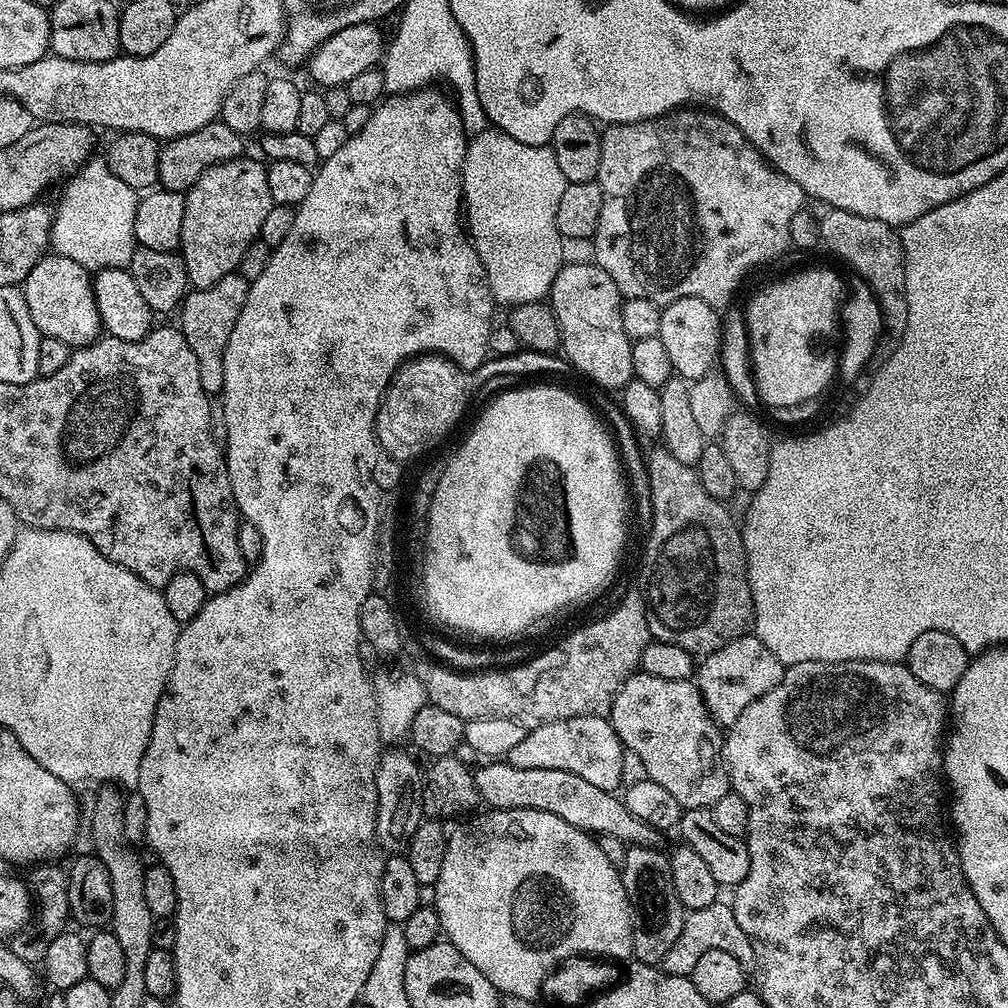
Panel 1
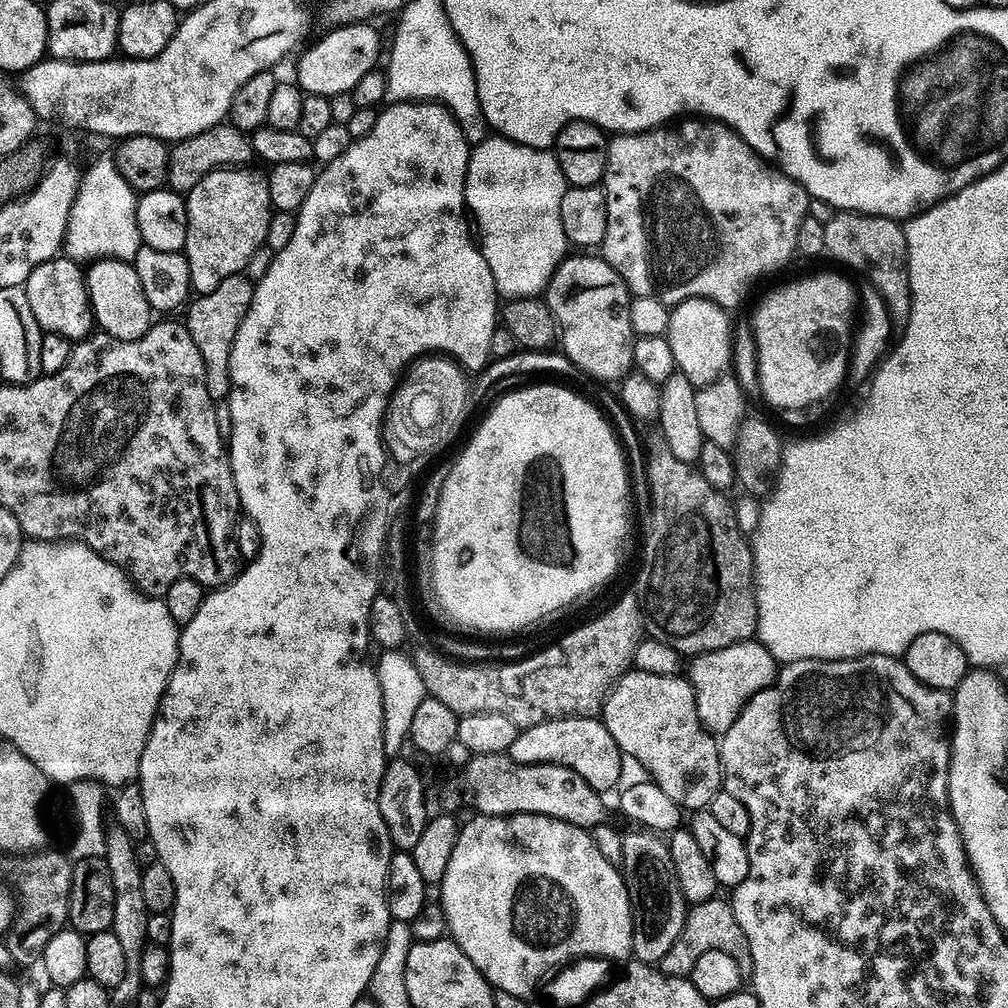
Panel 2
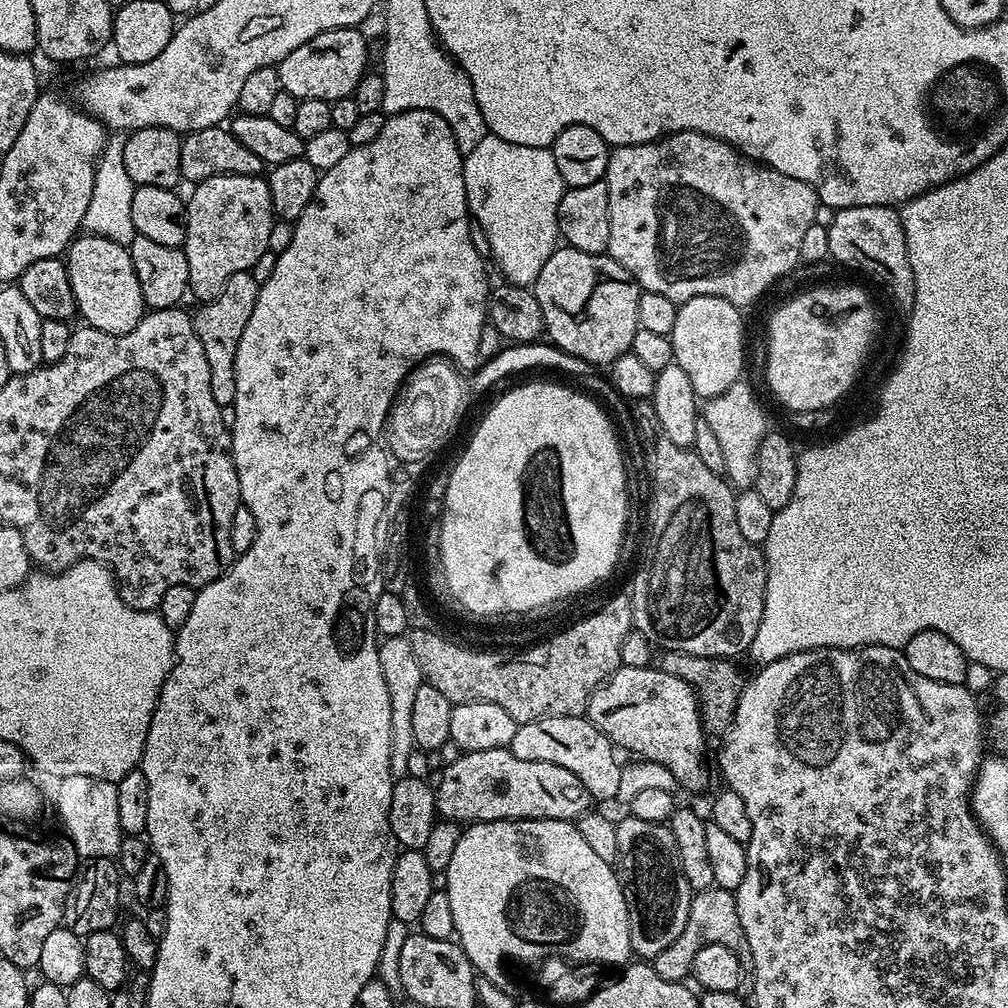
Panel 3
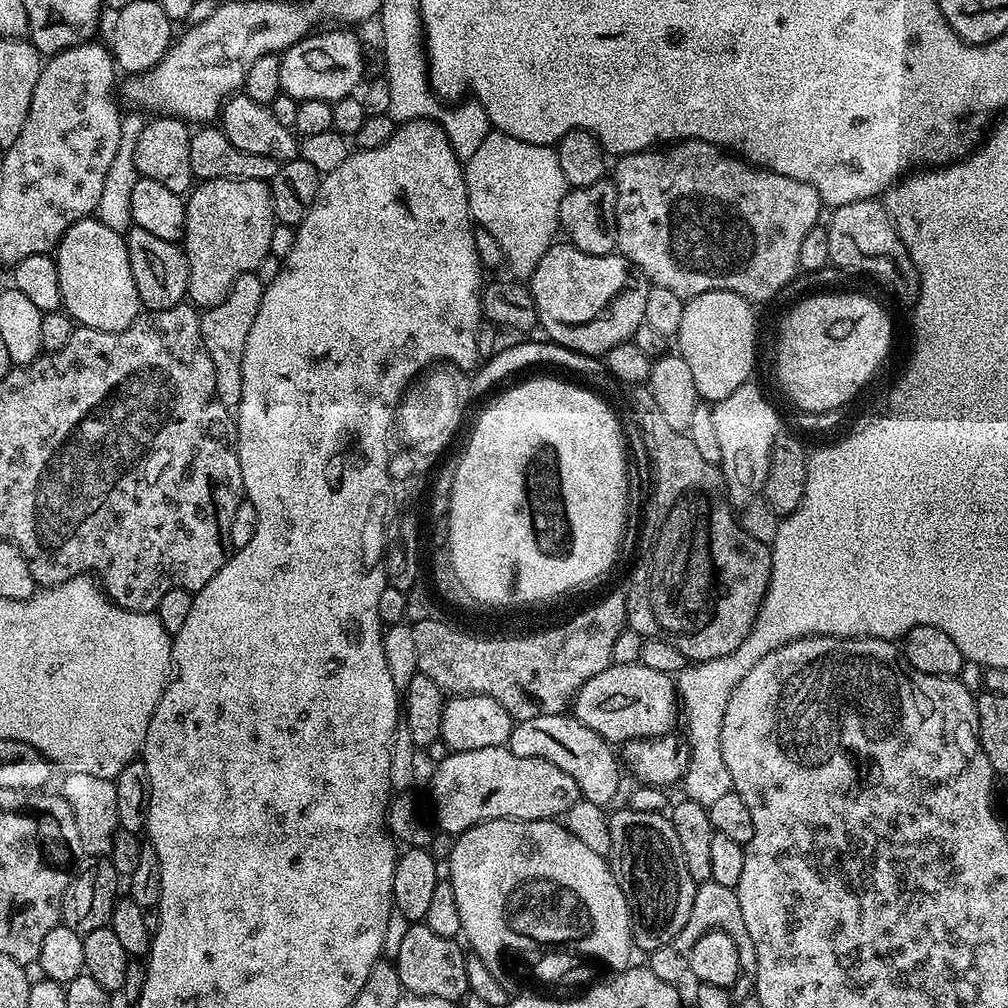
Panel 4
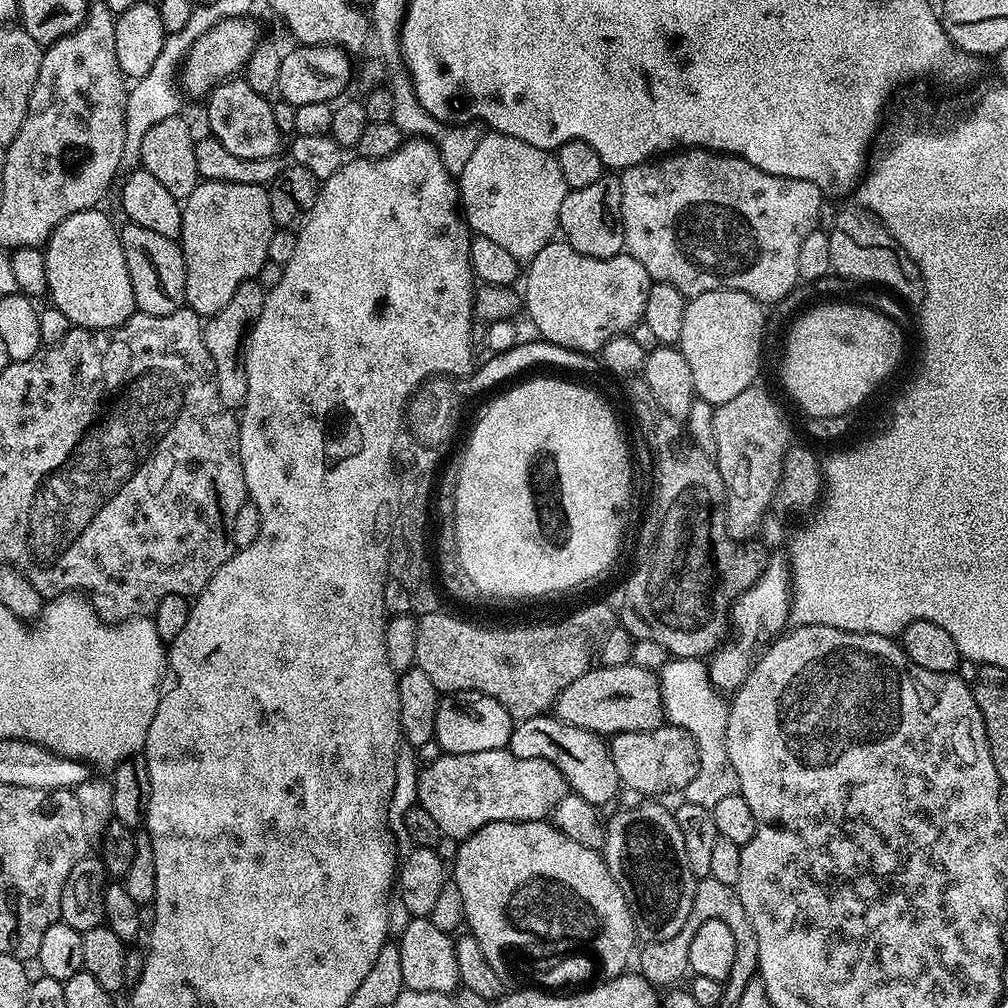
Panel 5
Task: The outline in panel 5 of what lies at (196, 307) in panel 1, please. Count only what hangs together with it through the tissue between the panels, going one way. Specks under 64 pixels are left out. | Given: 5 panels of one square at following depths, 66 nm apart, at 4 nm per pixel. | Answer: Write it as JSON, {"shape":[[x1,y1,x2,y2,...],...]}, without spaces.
{"shape":[[247,280,245,284,238,286,238,290,234,290,234,298,230,298,230,302,226,302,226,306,218,310,218,314,203,321,206,350,210,350,210,358,214,358,218,398,222,398,225,406,233,410,243,409,246,402,248,383,242,367,242,345,252,325,262,314,265,295,264,287,259,282]]}

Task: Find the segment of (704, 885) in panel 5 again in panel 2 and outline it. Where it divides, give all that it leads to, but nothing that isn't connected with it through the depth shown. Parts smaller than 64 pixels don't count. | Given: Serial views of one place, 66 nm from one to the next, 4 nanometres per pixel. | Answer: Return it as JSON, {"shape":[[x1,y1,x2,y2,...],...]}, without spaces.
{"shape":[[713,898,694,904,689,907,688,915,684,918,684,925,674,938,674,946,662,954,659,969,665,976,691,977,694,970,694,962,702,958,710,950,722,950,722,954,730,954,734,962,738,962,741,981,748,982,752,979,752,959,750,958,750,946,746,942,746,934,742,934,742,926,738,926,738,918,734,918,734,910,727,899]]}

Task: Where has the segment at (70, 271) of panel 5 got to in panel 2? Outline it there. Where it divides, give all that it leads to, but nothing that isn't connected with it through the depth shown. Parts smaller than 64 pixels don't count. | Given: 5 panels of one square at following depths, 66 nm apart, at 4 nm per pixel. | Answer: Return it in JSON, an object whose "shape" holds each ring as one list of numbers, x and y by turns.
{"shape":[[93,259,87,265,84,285,88,288,88,301,92,307,95,327,108,336,119,340,133,340,154,322,154,313,150,302,146,302,142,282,138,282,135,267,129,261]]}

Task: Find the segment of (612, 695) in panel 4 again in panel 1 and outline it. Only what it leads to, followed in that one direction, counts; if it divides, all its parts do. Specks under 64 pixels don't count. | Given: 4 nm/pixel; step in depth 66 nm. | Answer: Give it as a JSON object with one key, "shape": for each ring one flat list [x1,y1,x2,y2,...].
{"shape":[[637,671,635,674,628,677,621,688,616,692,616,697,612,699,612,707,610,709,610,719,614,730,618,734,620,741,624,743,625,749,635,752,642,758,643,765,646,766,647,779,658,782,658,786,664,787,670,798,674,798,674,802,680,804,681,809,687,810,690,808,711,808,712,805,718,802,718,798,722,798,730,791,728,783,728,774,726,765,722,759,722,732,715,720,708,714,708,707,704,705,704,699,700,697,700,691,697,690,695,683,692,680,671,680,670,678,654,678,650,674,642,671]]}

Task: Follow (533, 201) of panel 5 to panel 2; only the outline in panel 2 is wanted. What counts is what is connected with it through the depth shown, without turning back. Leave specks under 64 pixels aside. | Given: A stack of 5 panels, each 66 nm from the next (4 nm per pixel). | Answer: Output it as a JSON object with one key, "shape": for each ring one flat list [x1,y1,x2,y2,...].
{"shape":[[488,134,480,144,475,145,468,153,468,169,466,170,466,186,464,187,464,202,471,219,474,221,474,228,478,236,478,247,486,258,486,266,490,266,490,274,494,274,497,293,504,298,519,298,521,296,536,296,543,293,547,282,554,274,554,270,565,256,569,255,570,245,566,234,562,230,562,194,570,185,564,181,562,170,556,161,555,151,546,148,531,148,522,146,518,142,508,140,499,134]]}

